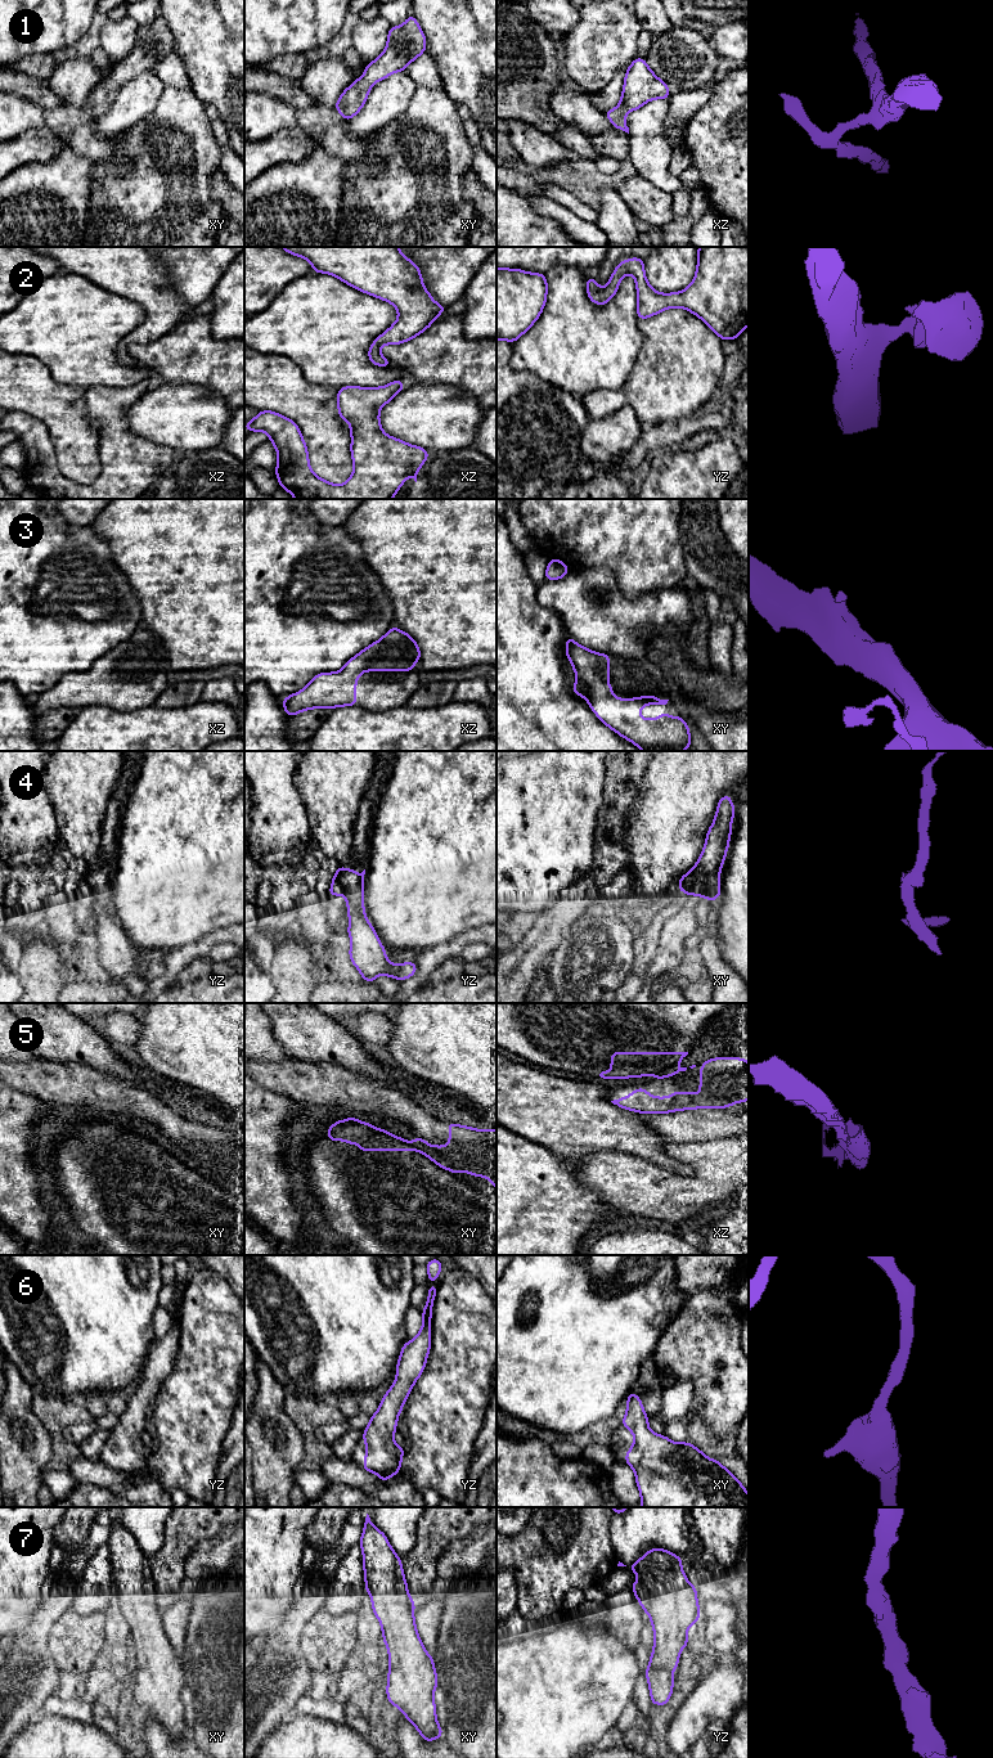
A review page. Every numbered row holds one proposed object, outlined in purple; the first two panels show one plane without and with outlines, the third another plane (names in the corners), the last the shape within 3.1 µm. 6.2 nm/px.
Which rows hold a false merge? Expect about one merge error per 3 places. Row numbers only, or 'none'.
4, 5

